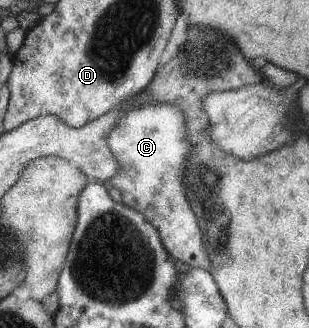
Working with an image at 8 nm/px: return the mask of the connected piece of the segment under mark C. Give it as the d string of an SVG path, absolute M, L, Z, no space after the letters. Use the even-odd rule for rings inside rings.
M148 103L125 113L107 137L107 145L119 162L118 172L110 183L120 192L122 204L141 212L157 229L162 244L169 248L171 256L190 269L207 270L211 264L210 256L181 181L183 168L193 149L187 140L185 126L183 112L172 103Z

